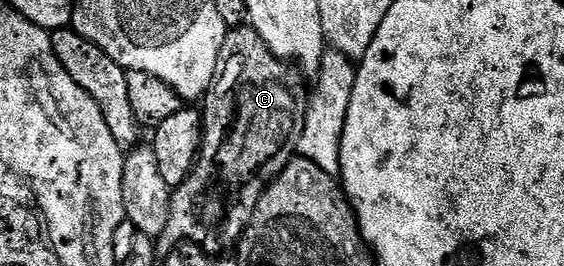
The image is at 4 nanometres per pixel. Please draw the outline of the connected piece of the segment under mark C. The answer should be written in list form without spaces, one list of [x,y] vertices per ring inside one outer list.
[[[244,26],[244,28],[232,27],[227,33],[225,42],[221,46],[221,54],[219,55],[219,70],[215,77],[214,84],[201,101],[201,115],[203,118],[203,147],[200,149],[198,160],[195,161],[195,169],[188,177],[188,191],[193,198],[193,214],[195,215],[195,223],[200,229],[203,228],[207,232],[212,232],[217,239],[223,244],[238,245],[239,239],[243,237],[243,231],[249,226],[249,222],[253,218],[253,214],[257,210],[257,202],[263,197],[263,192],[267,185],[271,183],[275,177],[281,174],[281,170],[296,155],[299,147],[299,136],[303,133],[303,127],[307,121],[307,106],[309,103],[309,88],[305,83],[304,77],[298,68],[292,66],[288,61],[279,60],[269,50],[269,46],[265,46],[265,42],[257,35],[254,28]]]

